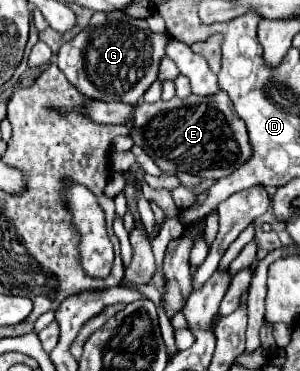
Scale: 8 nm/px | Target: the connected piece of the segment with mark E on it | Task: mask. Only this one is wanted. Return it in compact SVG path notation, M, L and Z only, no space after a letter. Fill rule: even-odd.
M224 91L210 97L190 95L186 99L174 97L172 101L140 103L134 113L130 135L134 143L138 143L150 159L156 161L162 173L190 173L210 181L228 177L250 157L252 151L244 121L232 111L232 101ZM212 111L218 113L216 119L208 115Z

